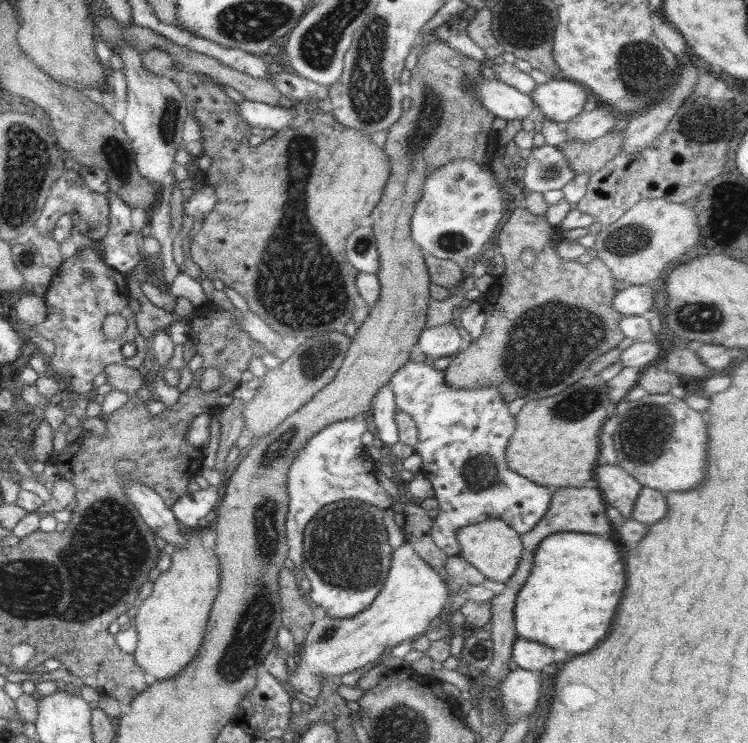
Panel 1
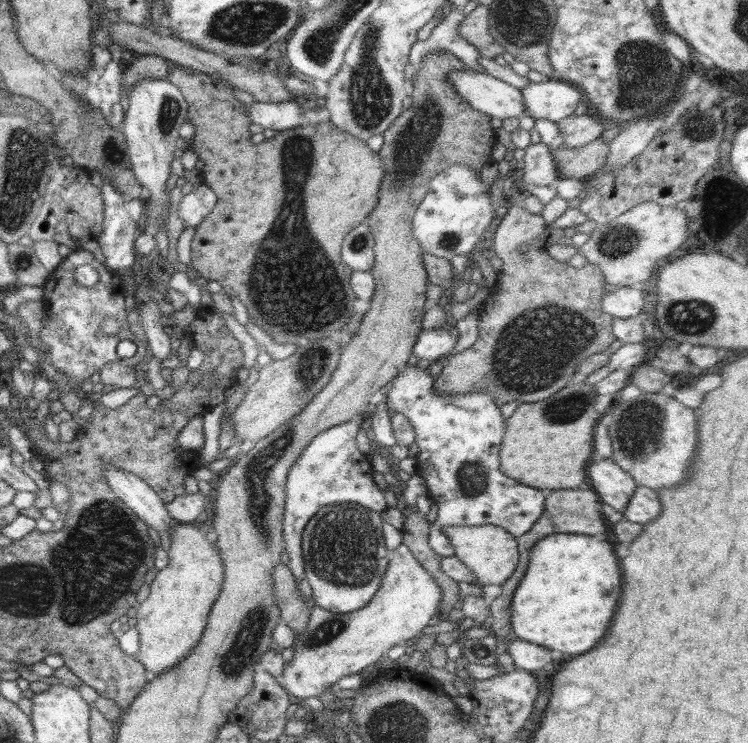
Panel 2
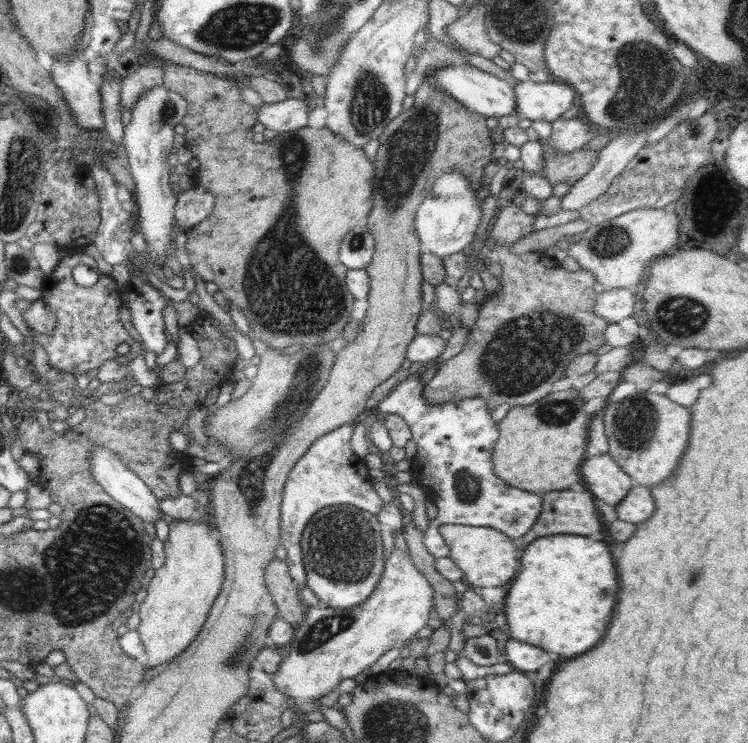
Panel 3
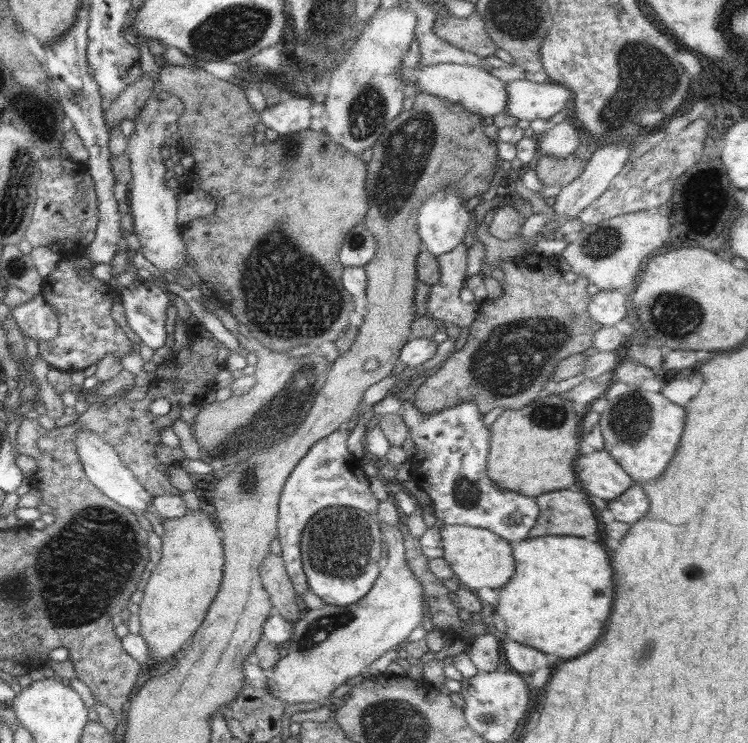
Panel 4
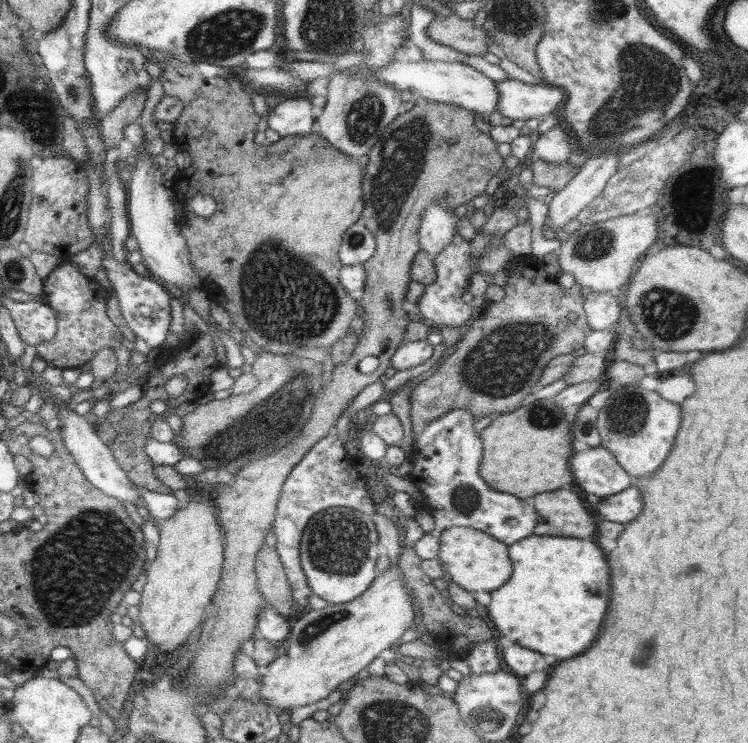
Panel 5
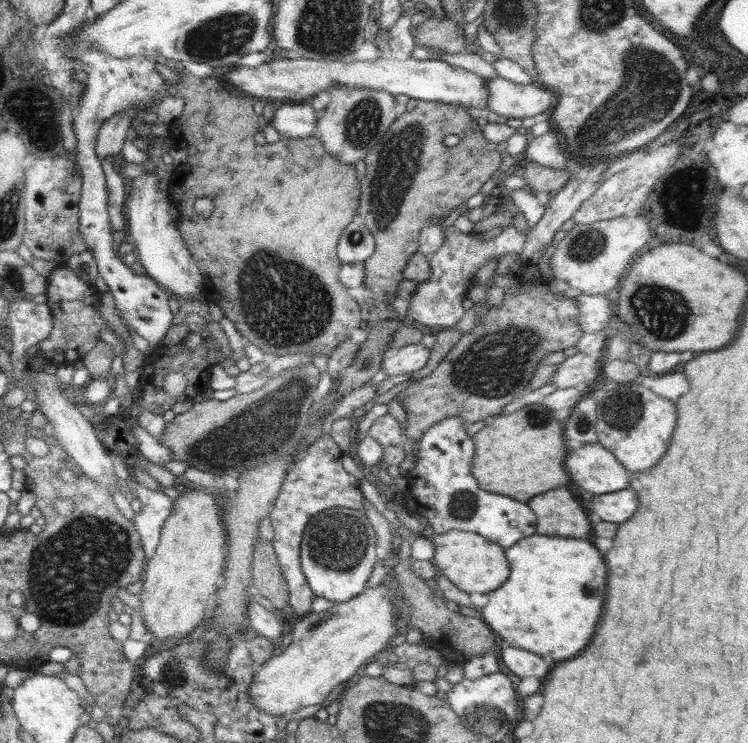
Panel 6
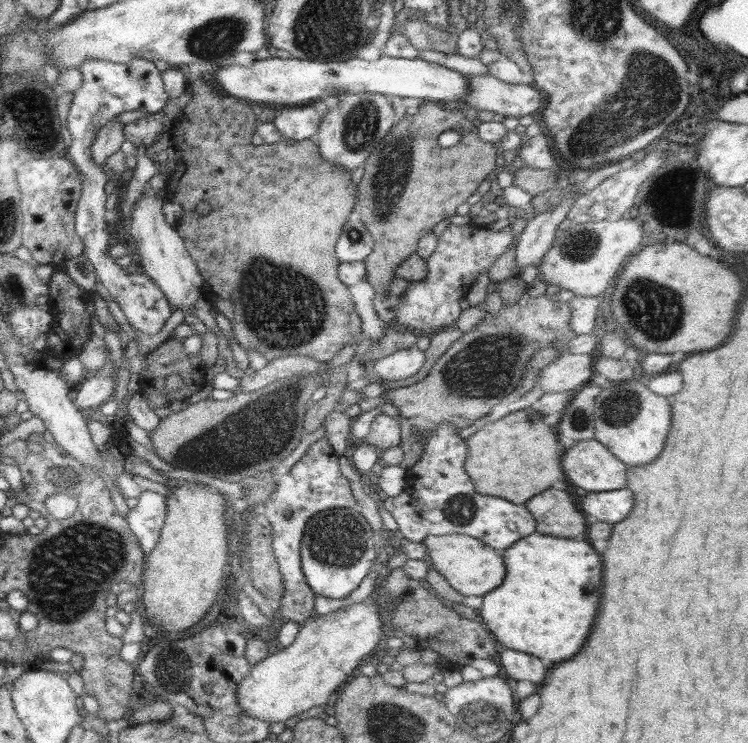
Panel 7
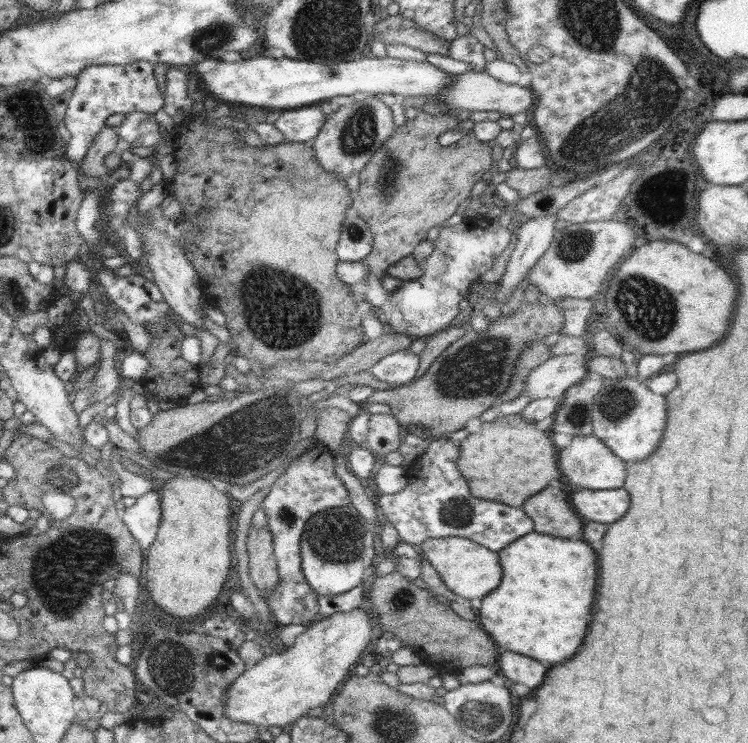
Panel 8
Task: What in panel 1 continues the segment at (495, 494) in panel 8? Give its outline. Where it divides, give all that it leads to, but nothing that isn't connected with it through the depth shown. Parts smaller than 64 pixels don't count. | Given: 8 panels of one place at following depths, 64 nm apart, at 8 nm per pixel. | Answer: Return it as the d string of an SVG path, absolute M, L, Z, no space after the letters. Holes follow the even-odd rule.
M600 376L583 377L578 384L562 390L560 394L541 399L530 399L516 414L516 430L508 440L506 459L508 467L536 484L553 487L582 488L586 481L594 479L594 468L598 465L600 430L602 424L616 412L616 402L608 397L609 385Z

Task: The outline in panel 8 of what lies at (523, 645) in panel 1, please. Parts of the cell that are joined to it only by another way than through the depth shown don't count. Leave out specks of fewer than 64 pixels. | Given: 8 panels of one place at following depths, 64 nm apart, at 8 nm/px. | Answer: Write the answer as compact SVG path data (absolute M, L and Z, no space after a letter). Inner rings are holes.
M502 650L500 654L500 670L502 674L514 683L525 684L530 689L542 684L546 666L542 666L538 659L520 656L516 652Z

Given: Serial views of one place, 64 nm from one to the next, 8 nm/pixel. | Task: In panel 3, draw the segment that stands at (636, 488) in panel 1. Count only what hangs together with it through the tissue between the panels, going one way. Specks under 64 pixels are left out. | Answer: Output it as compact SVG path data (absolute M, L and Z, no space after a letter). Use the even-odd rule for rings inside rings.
M609 454L585 457L580 464L582 484L595 496L616 507L622 498L635 486L629 474L618 466Z

